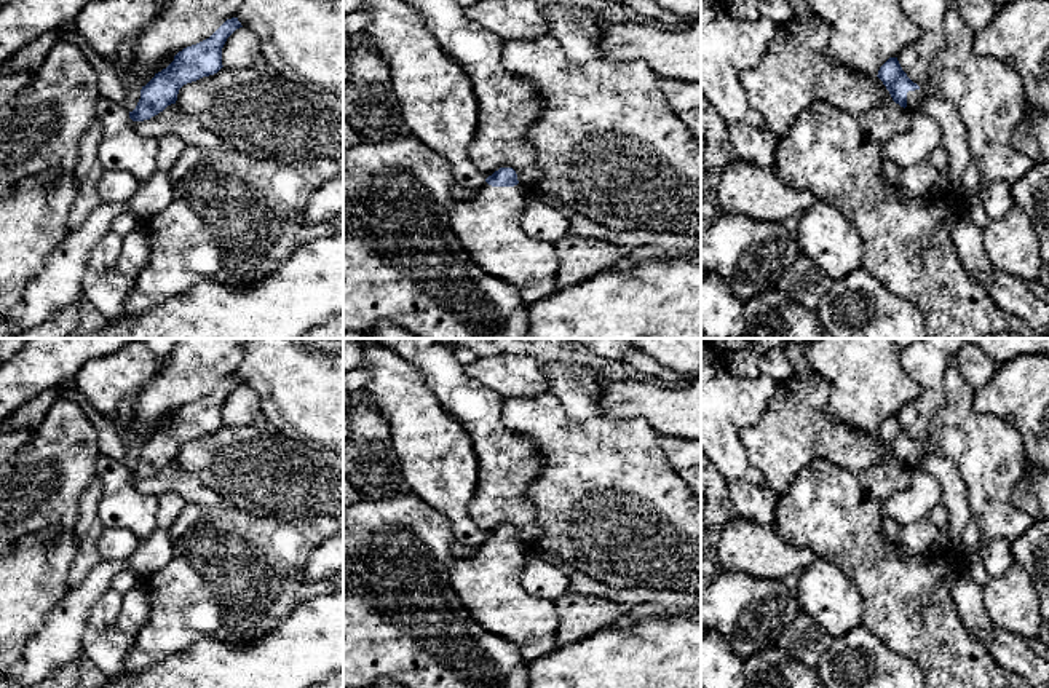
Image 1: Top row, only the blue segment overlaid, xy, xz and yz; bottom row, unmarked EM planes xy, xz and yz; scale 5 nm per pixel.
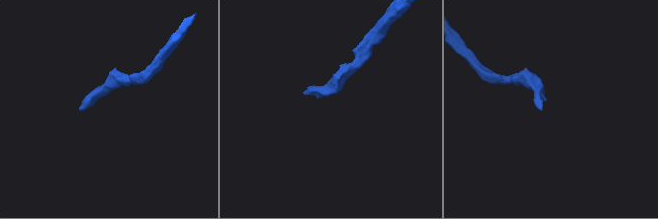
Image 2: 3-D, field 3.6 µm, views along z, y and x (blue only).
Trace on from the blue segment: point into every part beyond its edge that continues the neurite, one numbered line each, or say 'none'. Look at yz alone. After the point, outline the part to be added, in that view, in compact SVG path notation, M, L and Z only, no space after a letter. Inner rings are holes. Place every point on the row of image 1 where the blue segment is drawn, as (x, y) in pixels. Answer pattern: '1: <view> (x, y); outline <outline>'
1: yz (989, 94); outline M955 0L945 11L944 30L945 46L931 62L928 83L907 93L905 109L921 112L928 94L953 104L968 131L980 185L1012 184L1035 166L1012 147L1012 132L1023 120L1020 73L974 51L974 32L964 24Z

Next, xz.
1: xz (489, 227); outline M484 182L474 198L455 201L450 225L471 260L490 276L509 283L525 303L556 291L557 247L530 238L522 217L530 204L527 187Z

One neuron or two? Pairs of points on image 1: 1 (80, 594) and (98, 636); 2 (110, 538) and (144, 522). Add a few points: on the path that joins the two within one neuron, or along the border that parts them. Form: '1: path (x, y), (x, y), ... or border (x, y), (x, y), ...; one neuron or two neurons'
1: border (109, 588), (88, 616), (80, 652); two neurons
2: border (106, 525), (128, 529), (139, 540); two neurons

